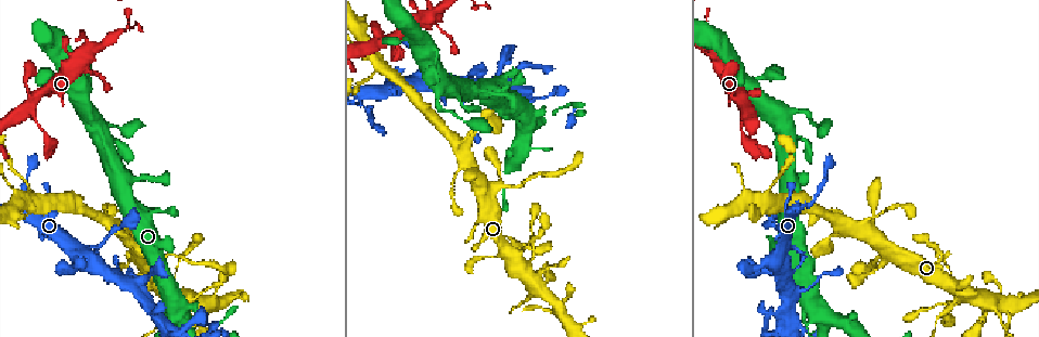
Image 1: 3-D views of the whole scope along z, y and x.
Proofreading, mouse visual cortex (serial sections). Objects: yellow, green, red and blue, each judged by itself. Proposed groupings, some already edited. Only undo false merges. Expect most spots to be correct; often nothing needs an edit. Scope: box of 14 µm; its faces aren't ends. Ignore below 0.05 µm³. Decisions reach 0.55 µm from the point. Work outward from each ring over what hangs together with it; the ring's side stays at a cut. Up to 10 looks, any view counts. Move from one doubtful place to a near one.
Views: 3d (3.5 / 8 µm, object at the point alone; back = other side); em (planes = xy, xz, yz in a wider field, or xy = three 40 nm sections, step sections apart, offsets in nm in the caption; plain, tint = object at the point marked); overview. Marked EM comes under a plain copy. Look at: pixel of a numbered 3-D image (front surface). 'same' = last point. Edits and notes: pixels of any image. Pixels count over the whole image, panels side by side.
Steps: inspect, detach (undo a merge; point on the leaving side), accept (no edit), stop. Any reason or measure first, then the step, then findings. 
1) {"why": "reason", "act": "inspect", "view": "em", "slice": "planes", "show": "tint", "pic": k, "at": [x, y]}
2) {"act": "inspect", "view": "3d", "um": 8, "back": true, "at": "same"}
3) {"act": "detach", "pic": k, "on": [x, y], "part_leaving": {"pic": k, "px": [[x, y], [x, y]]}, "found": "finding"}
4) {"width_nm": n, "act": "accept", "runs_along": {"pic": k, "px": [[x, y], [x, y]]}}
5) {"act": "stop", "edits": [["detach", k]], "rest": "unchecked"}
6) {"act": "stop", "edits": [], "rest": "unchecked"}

{"why": "sharp bend", "act": "inspect", "view": "3d", "um": 3.5, "back": true, "pic": 1, "at": [94, 249]}

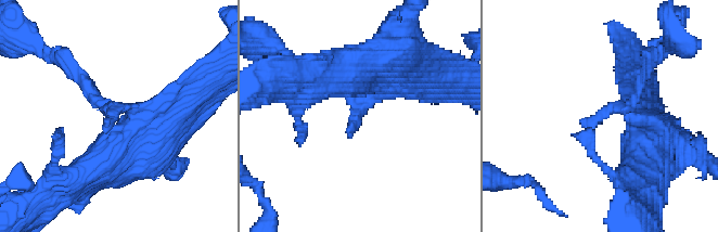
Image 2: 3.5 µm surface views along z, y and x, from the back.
{"why": "now the EM", "act": "inspect", "view": "em", "slice": "planes", "show": "tint", "pic": 2, "at": [122, 109]}

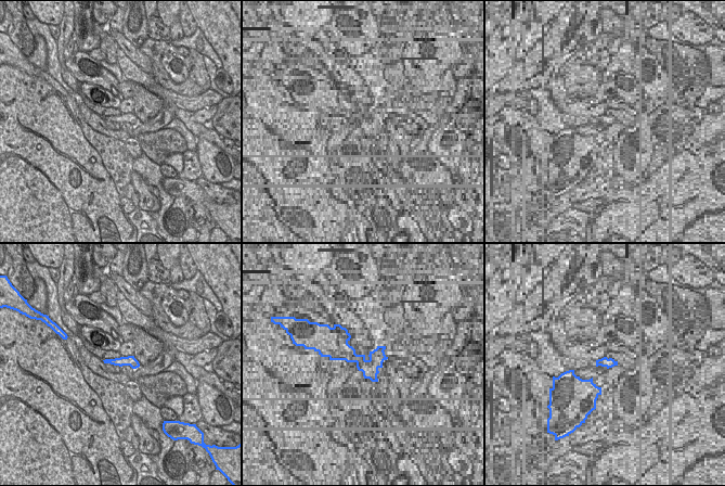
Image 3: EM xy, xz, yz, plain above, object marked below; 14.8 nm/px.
{"why": "another direction", "act": "inspect", "view": "em", "slice": "xy", "step": 5, "show": "tint", "at": "same"}

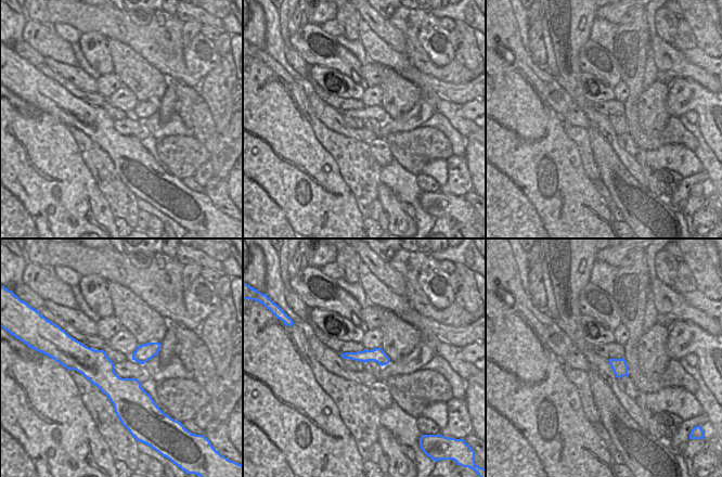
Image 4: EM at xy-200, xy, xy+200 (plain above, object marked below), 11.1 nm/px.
{"act": "accept", "found": "continuous, no second cell"}

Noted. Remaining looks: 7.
{"why": "sudden change in width", "act": "inspect", "view": "3d", "um": 3.5, "pic": 1, "at": [143, 287]}

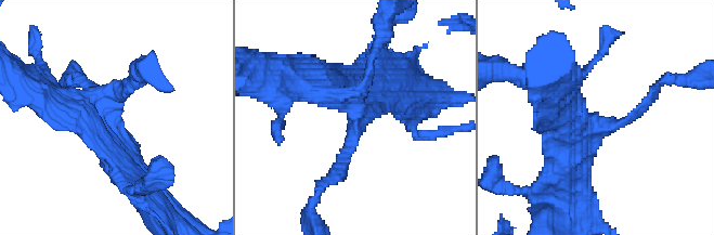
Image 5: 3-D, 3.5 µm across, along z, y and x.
{"act": "inspect", "view": "em", "slice": "xy", "step": 2, "show": "tint", "pic": 5, "at": [354, 132]}

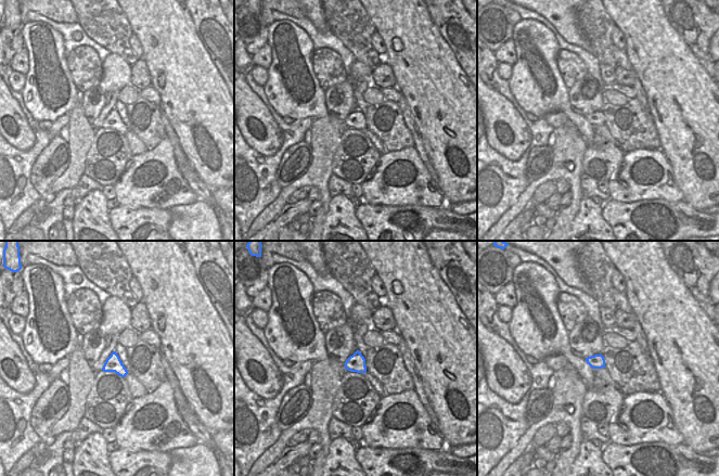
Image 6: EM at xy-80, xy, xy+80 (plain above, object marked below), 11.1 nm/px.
{"act": "inspect", "view": "em", "slice": "planes", "show": "tint", "at": "same"}

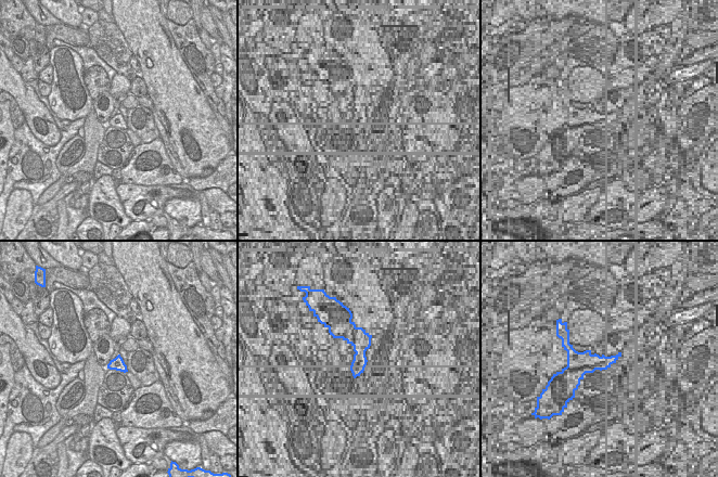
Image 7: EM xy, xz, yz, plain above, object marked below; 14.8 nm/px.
{"width_nm": 190, "act": "accept", "runs_along": {"pic": 5, "px": [[562, 112], [626, 122], [659, 82]]}, "found": "all the same cell"}

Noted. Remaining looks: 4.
{"why": "abrupt turn", "act": "inspect", "view": "3d", "um": 3.5, "pic": 1, "at": [896, 261]}

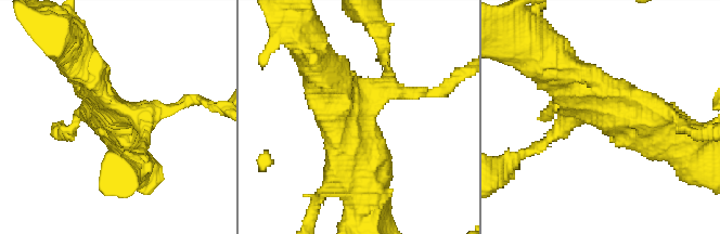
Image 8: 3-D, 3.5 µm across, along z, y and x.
{"arms": 3, "arm_widths_nm": [300, 450, 500], "why": "now the EM", "act": "inspect", "view": "em", "slice": "xy", "step": 1, "show": "tint", "pic": 8, "at": [120, 121]}

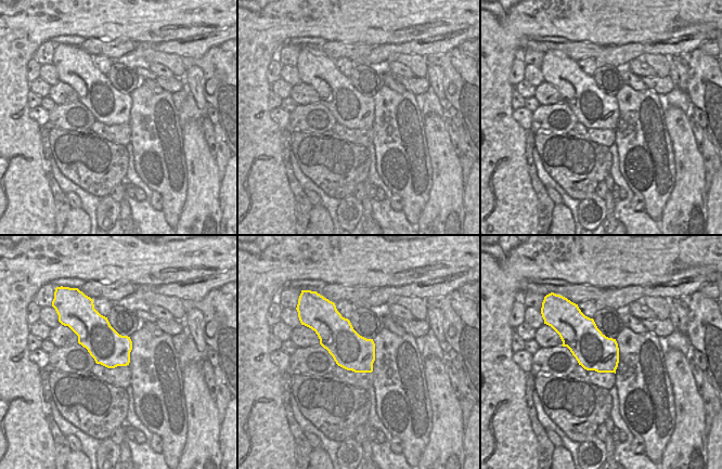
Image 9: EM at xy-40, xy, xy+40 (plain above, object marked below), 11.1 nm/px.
{"act": "accept", "runs_along": {"pic": 8, "px": [[683, 137], [566, 73]]}, "found": "continuous, no second cell"}

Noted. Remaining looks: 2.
{"why": "abrupt turn", "act": "inspect", "view": "em", "slice": "xy", "step": 5, "show": "tint", "pic": 1, "at": [795, 210]}

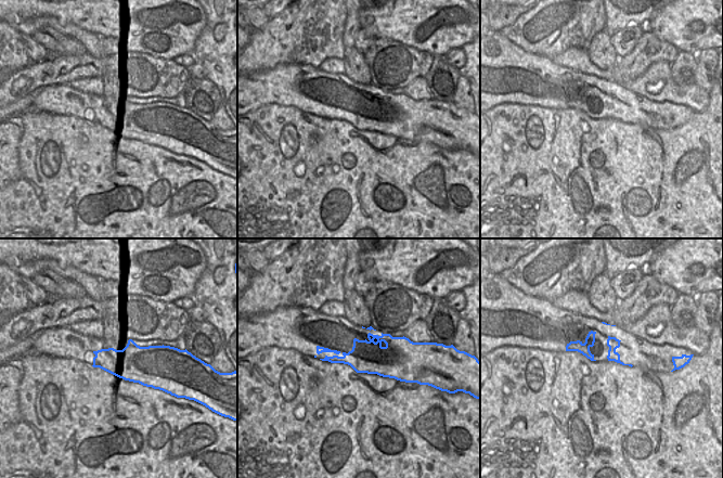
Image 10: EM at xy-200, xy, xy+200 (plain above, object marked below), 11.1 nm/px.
{"act": "inspect", "view": "3d", "um": 3.5, "at": "same"}

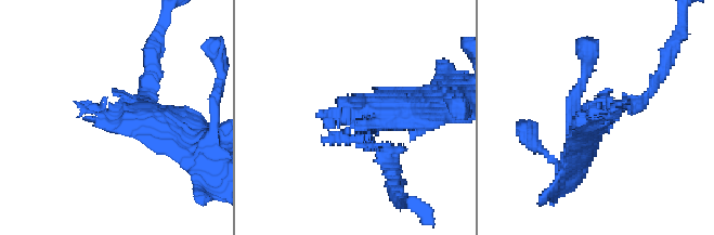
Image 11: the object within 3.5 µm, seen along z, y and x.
{"act": "accept", "runs_along": {"pic": 11, "px": [[587, 141], [593, 118], [648, 94]]}, "found": "one cell here"}

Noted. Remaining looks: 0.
{"act": "stop", "edits": [], "rest": "unchecked"}

